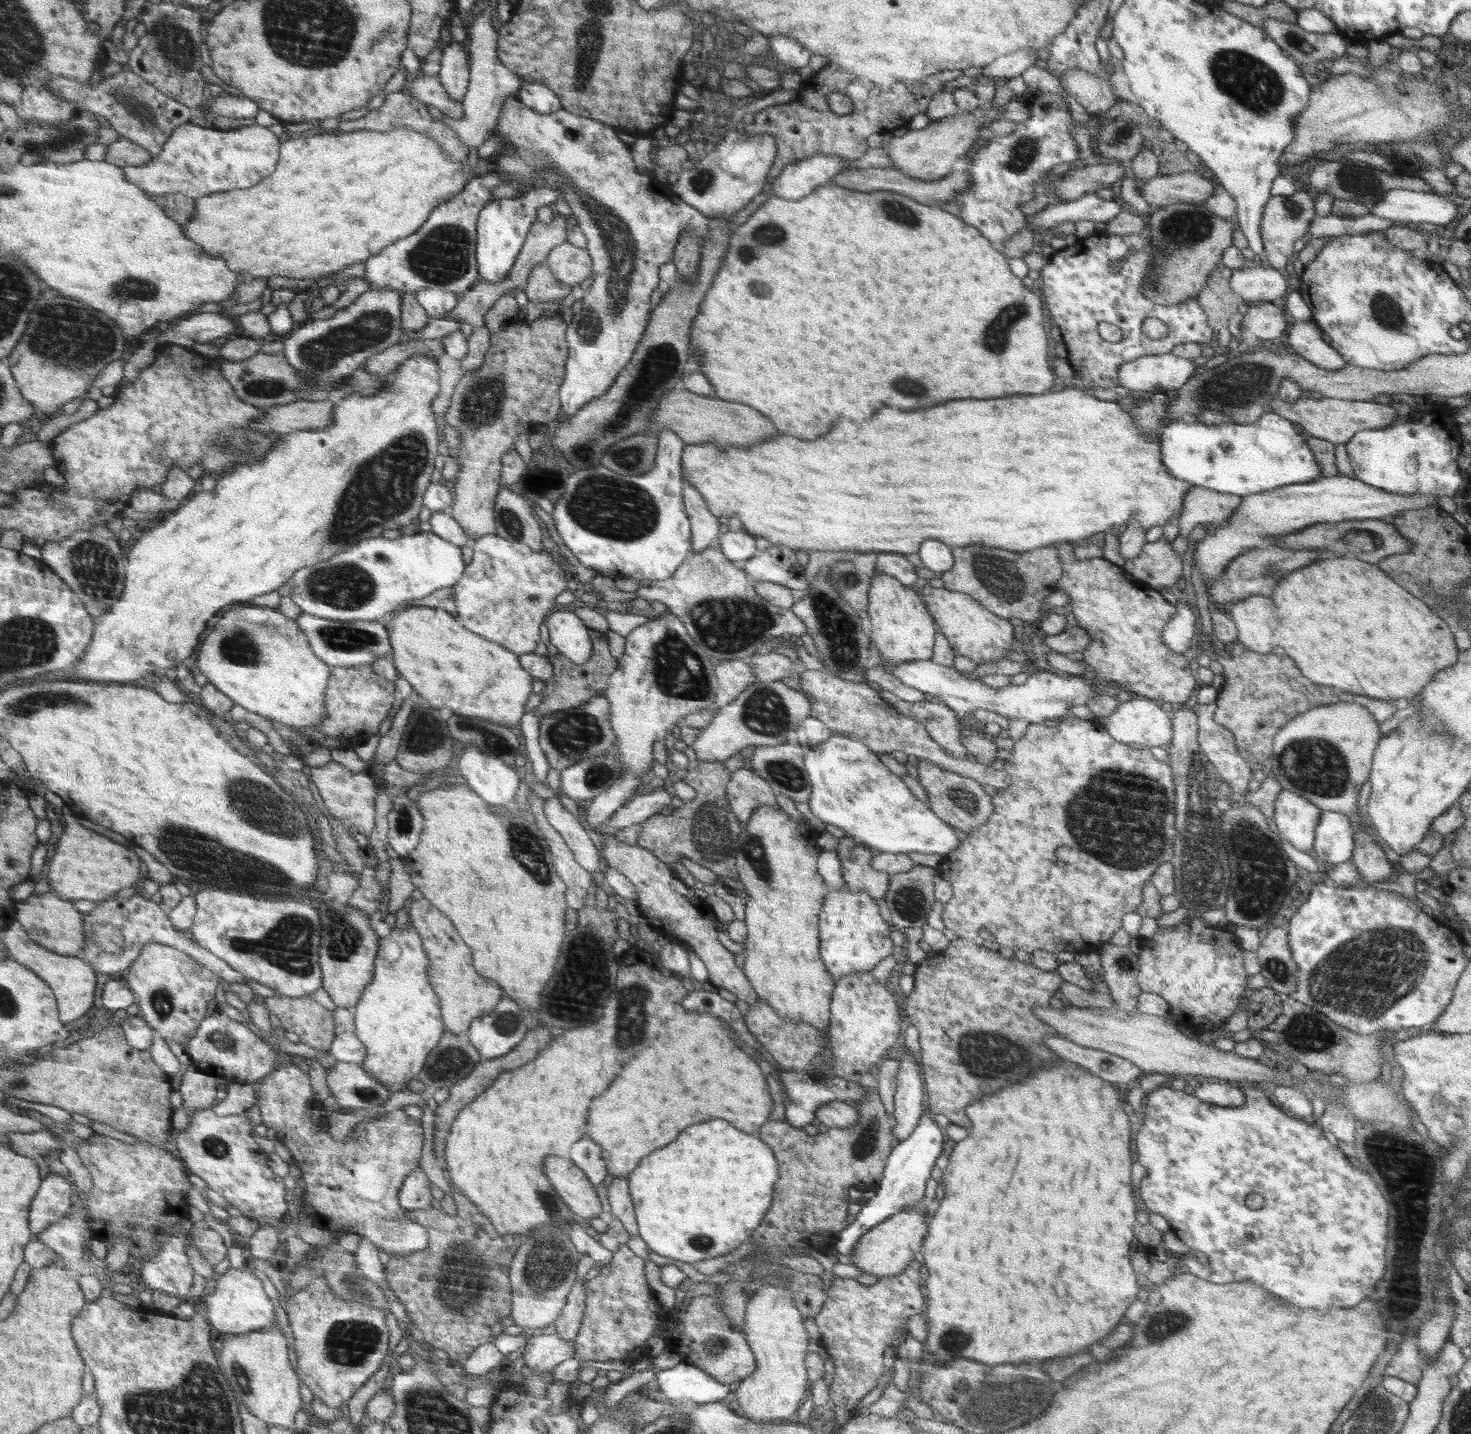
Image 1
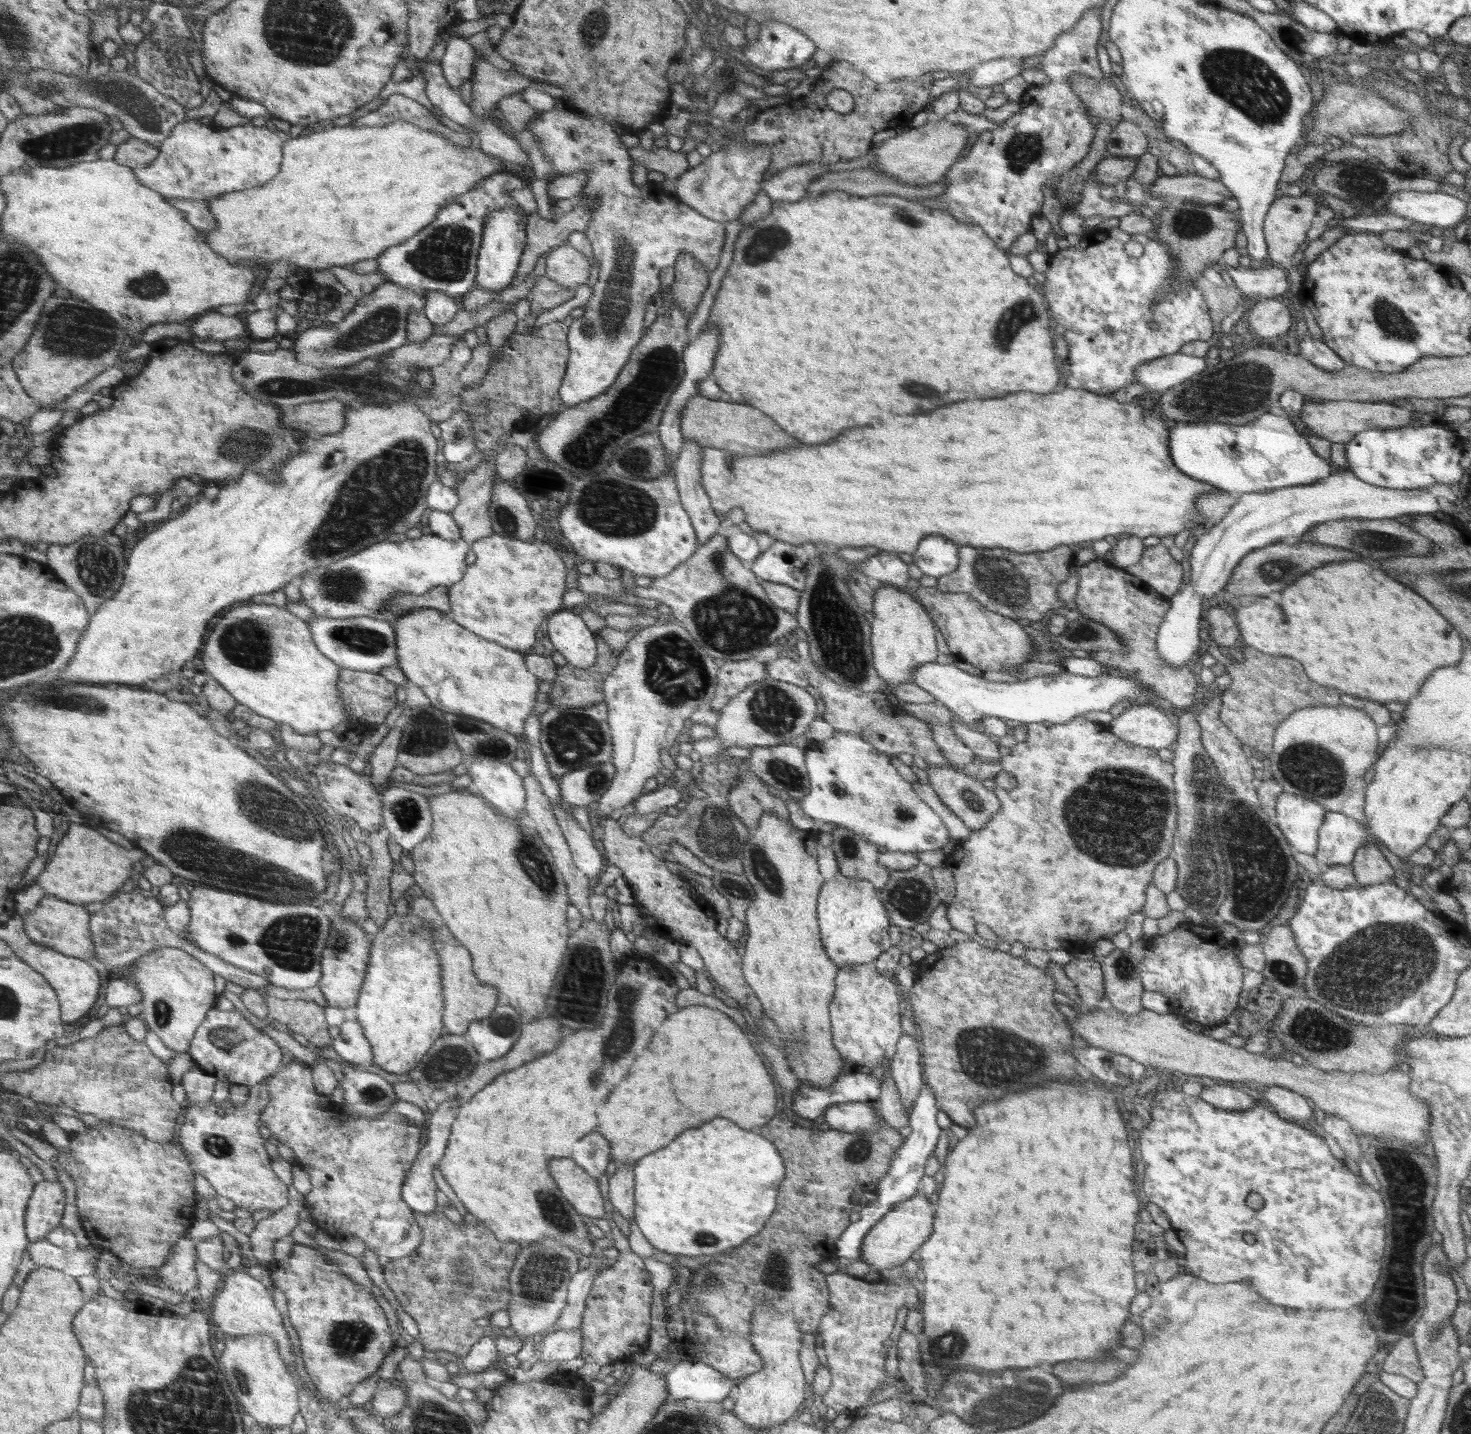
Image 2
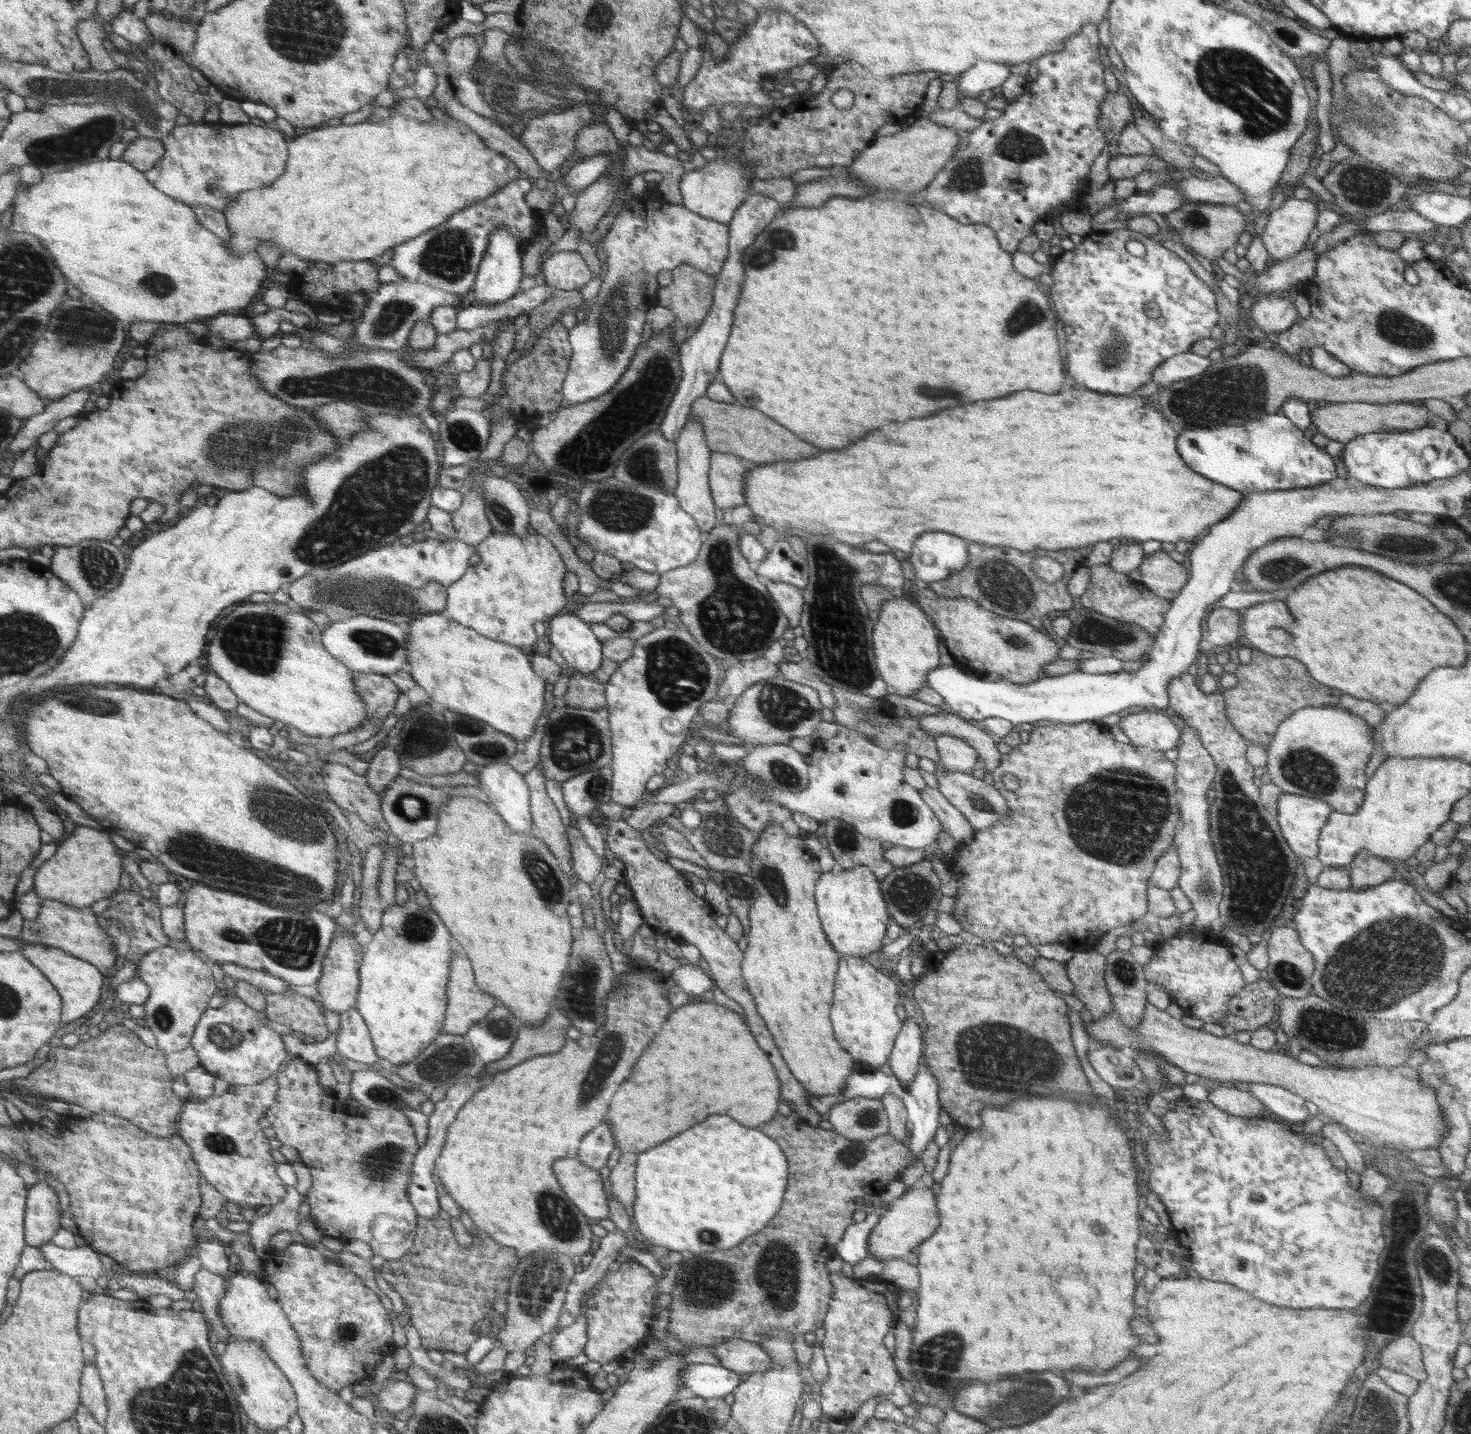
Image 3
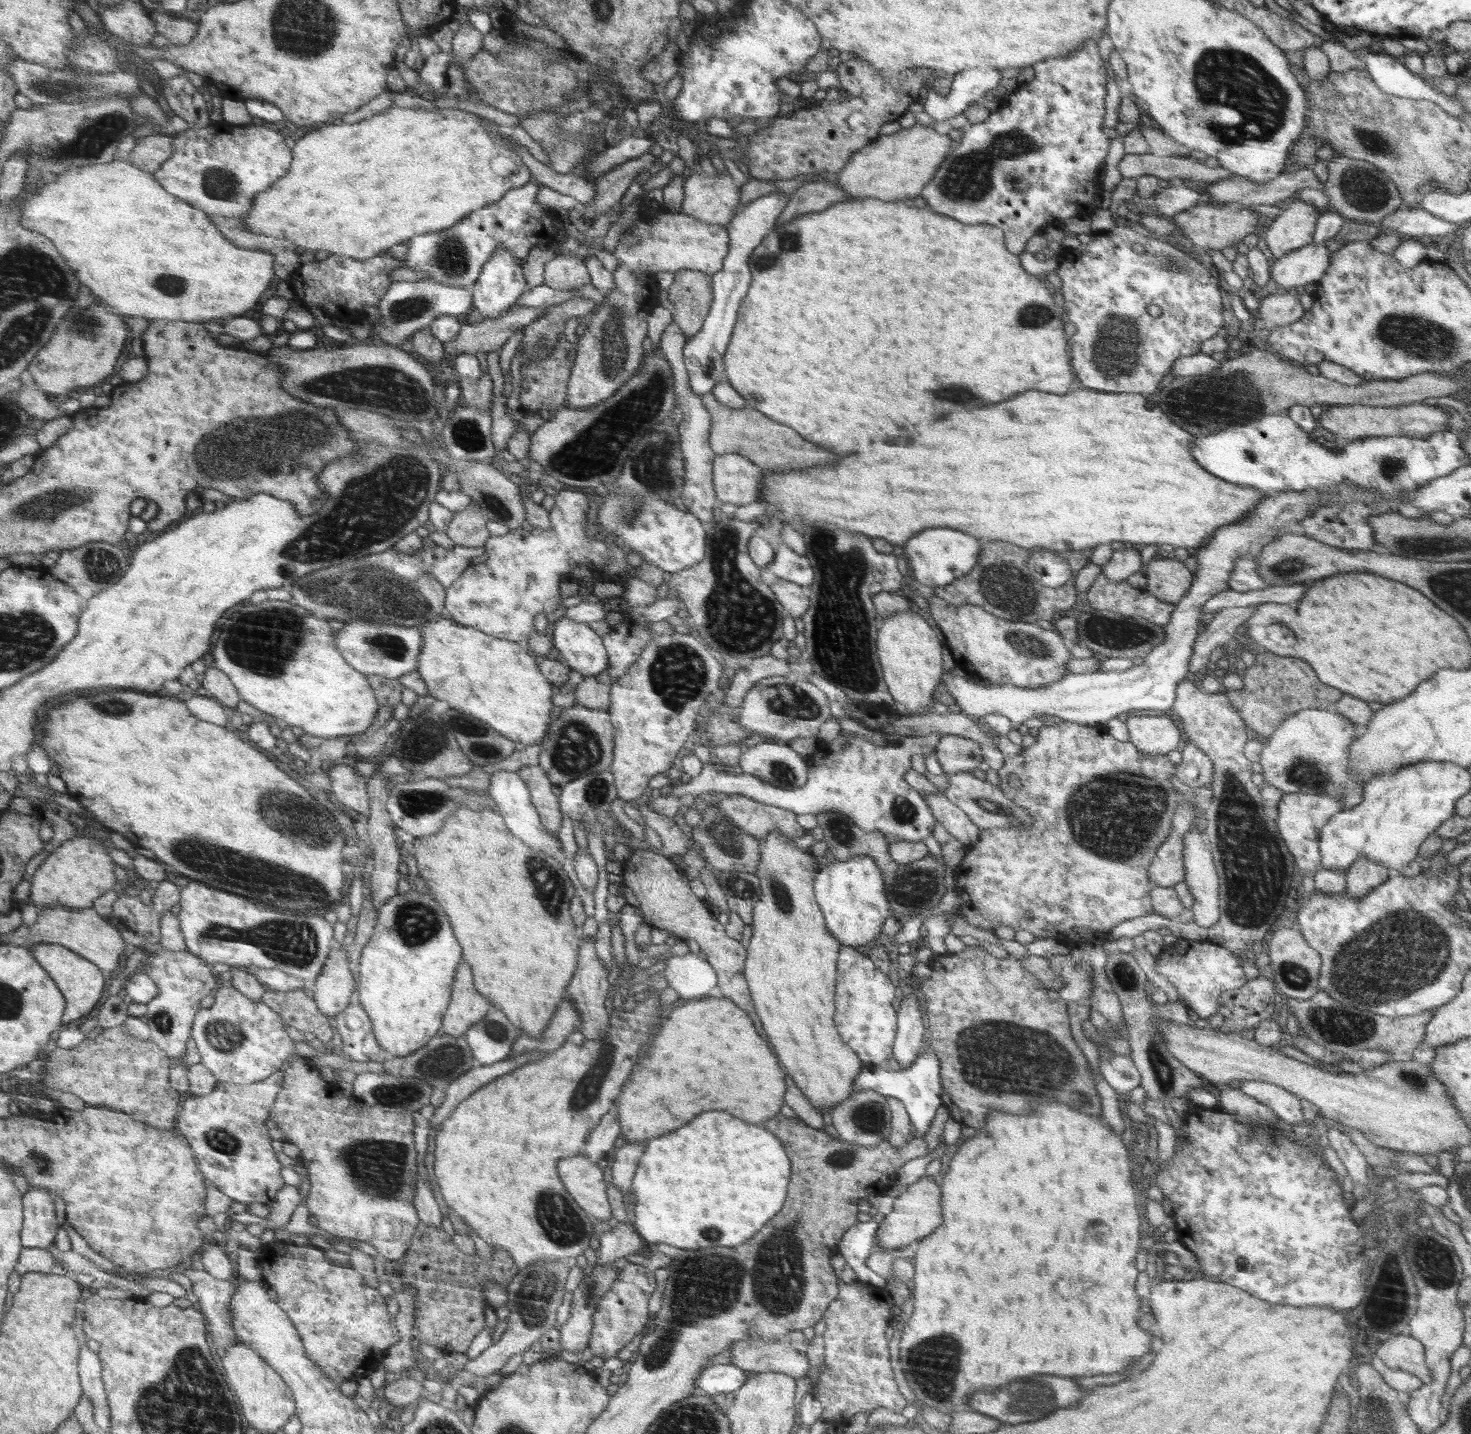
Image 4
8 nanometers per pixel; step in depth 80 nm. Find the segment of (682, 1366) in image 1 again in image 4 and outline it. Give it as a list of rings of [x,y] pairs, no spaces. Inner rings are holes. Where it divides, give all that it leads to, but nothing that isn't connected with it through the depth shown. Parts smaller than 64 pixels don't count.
[[[730,1364],[708,1367],[700,1374],[697,1381],[697,1393],[708,1395],[736,1393],[745,1383],[750,1374]]]

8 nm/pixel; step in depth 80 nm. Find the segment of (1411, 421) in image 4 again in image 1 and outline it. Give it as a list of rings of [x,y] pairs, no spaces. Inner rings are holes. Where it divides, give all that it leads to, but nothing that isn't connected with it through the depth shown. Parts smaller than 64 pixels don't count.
[[[1308,395],[1298,398],[1294,404],[1286,404],[1282,402],[1278,397],[1276,400],[1270,402],[1270,410],[1276,413],[1282,418],[1286,418],[1288,421],[1292,422],[1294,425],[1298,425],[1298,431],[1308,432],[1311,437],[1328,440],[1330,443],[1334,444],[1346,444],[1348,443],[1358,432],[1364,430],[1372,429],[1382,429],[1386,427],[1391,427],[1396,424],[1395,419],[1397,417],[1396,410],[1392,406],[1386,404],[1377,404],[1372,401],[1360,401],[1360,400],[1341,400],[1334,398],[1324,398],[1316,395]]]

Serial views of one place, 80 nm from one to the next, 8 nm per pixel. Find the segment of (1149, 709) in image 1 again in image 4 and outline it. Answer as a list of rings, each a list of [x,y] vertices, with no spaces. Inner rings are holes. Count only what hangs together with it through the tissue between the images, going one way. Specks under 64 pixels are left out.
[[[1131,716],[1125,721],[1129,741],[1145,755],[1166,755],[1178,748],[1184,734],[1169,716]]]

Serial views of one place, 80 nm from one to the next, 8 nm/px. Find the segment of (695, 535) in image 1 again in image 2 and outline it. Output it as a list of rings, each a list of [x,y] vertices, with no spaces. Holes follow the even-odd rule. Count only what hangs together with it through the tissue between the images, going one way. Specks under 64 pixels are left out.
[[[683,439],[683,450],[674,462],[675,477],[678,481],[679,497],[693,520],[698,544],[708,542],[720,529],[720,520],[712,511],[712,504],[703,489],[700,472],[701,450],[694,441]]]

